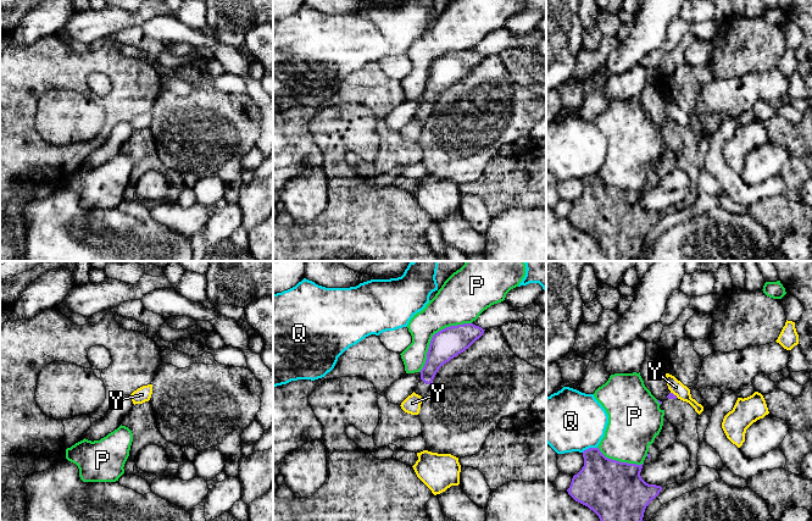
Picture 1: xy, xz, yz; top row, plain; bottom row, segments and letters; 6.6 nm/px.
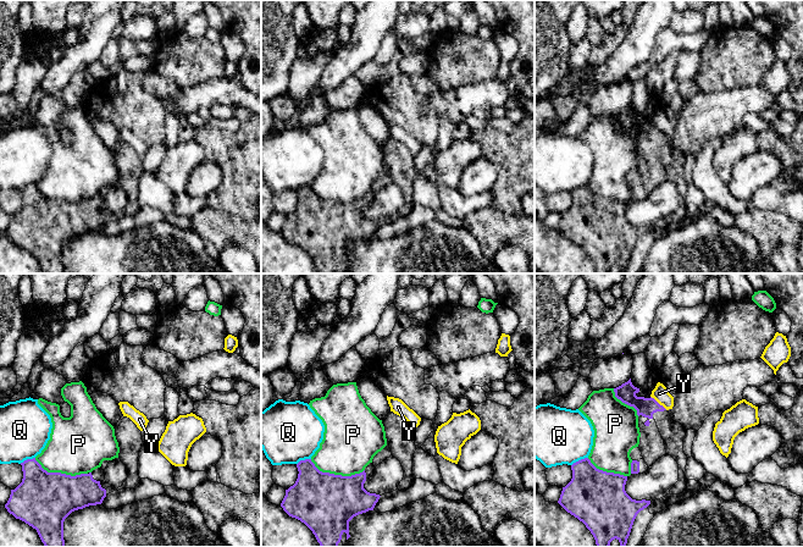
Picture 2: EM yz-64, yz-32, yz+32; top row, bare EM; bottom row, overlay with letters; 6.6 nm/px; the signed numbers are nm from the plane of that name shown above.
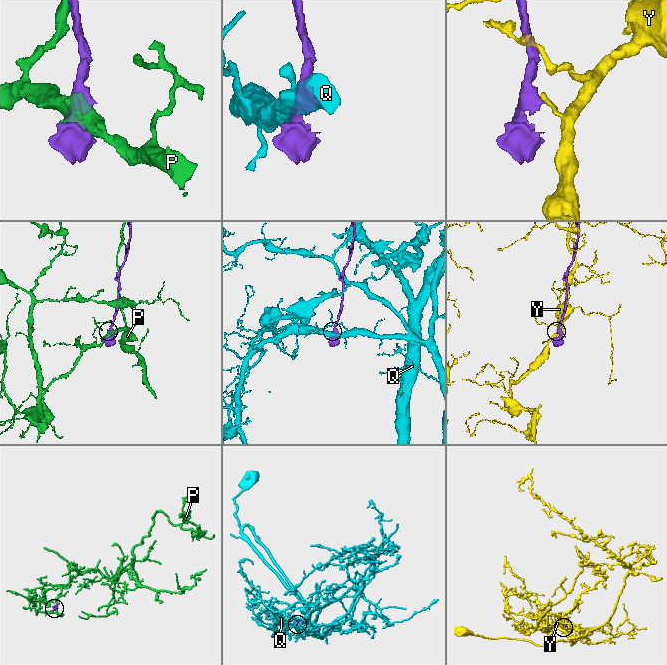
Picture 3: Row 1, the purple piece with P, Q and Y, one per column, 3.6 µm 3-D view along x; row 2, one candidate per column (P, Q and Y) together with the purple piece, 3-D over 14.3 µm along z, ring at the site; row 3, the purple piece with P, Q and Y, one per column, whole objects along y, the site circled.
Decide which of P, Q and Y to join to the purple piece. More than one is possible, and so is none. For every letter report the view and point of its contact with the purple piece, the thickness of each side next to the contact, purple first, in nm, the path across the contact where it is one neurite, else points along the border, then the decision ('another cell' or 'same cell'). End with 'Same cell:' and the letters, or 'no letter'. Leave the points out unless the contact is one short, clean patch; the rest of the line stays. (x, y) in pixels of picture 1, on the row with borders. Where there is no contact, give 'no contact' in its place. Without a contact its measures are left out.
P: meets purple in xz at (434, 334); 200 nm thick on the purple side, 280 nm on the other; another cell
Q: meets purple in yz at (589, 448); 340 nm thick on the purple side, 400 nm on the other; another cell
Y: meets purple in yz at (673, 394); 50 nm thick on the purple side, 90 nm on the other; border along yz (671, 392), (677, 397); another cell
Same cell: no letter

